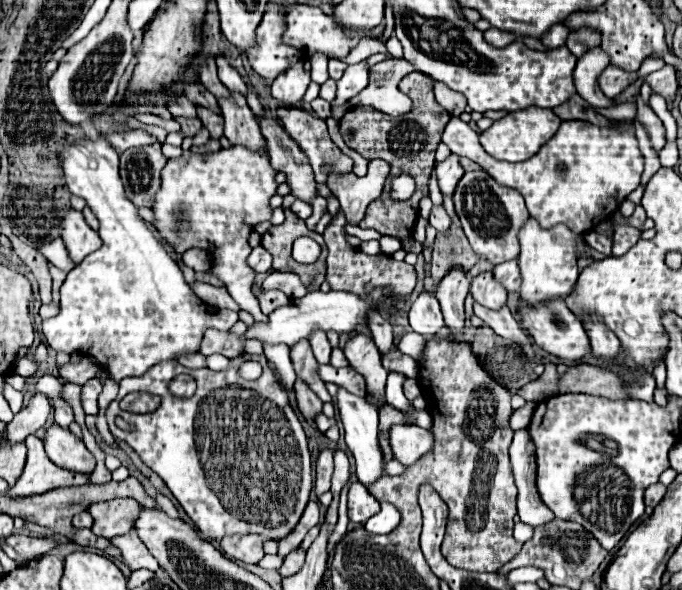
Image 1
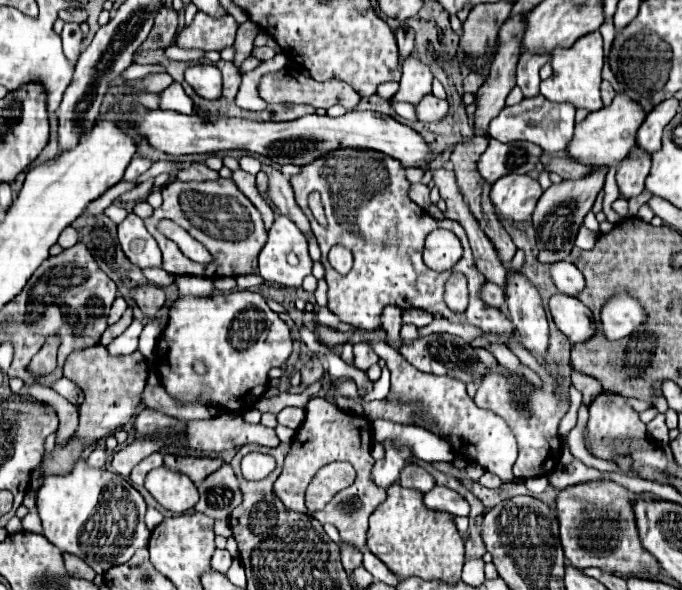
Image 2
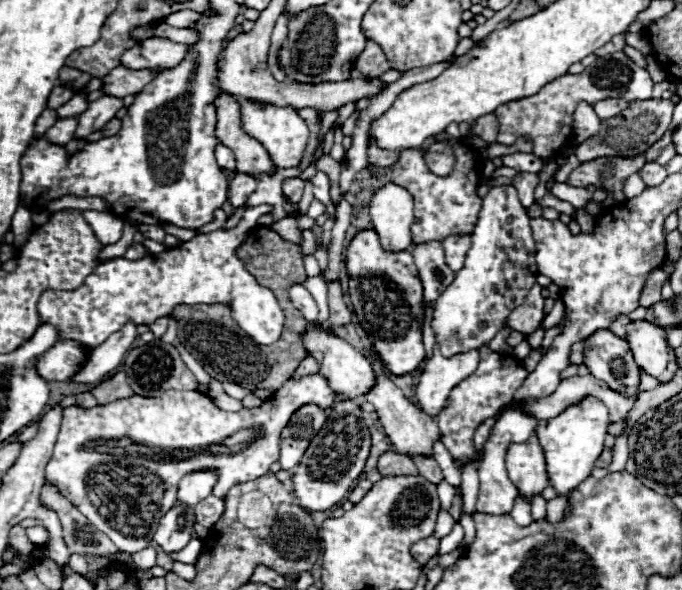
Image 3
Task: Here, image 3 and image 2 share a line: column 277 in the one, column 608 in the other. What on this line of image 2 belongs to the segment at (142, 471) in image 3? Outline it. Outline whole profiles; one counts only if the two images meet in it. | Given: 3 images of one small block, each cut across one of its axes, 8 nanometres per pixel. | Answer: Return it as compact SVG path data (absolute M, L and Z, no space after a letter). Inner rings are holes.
M602 392L590 406L588 406L590 418L588 418L588 446L592 456L600 460L614 460L614 458L626 458L630 456L630 442L614 442L616 438L646 438L646 424L640 422L638 412L634 412L624 396L618 396L614 392Z

